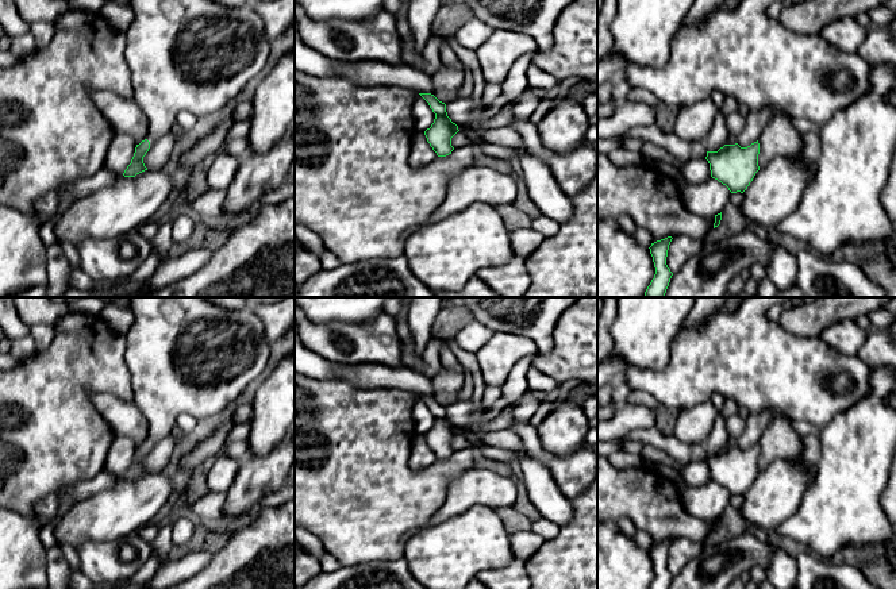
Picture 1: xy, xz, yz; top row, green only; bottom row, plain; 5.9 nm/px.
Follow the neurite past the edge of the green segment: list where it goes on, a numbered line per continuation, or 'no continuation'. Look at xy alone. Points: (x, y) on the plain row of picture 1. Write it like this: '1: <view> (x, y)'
1: xy (187, 355)

